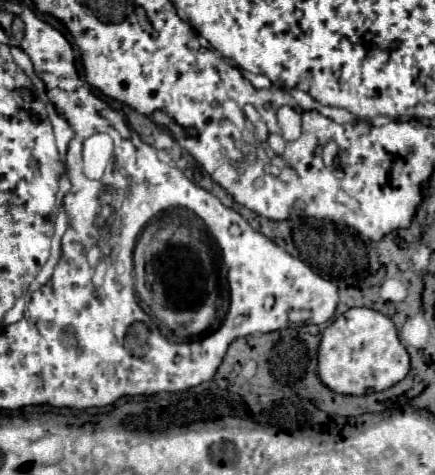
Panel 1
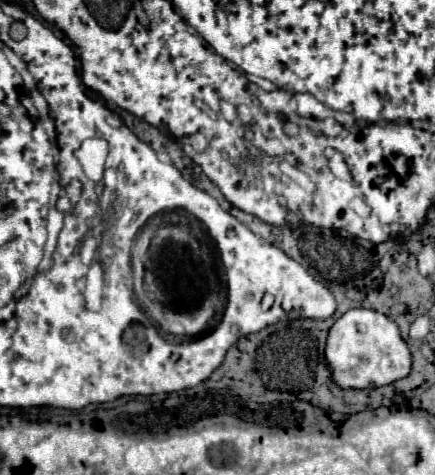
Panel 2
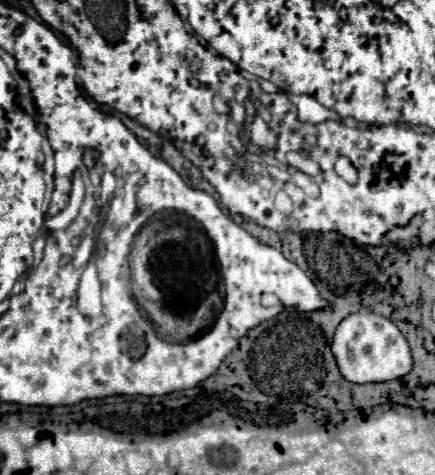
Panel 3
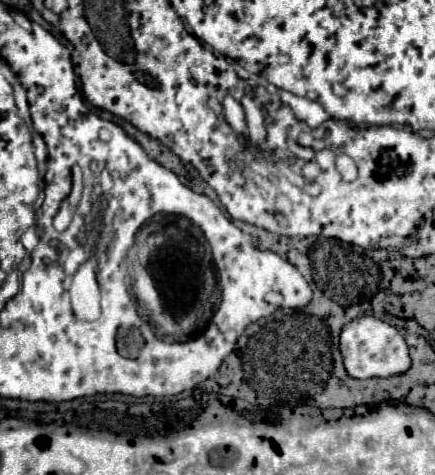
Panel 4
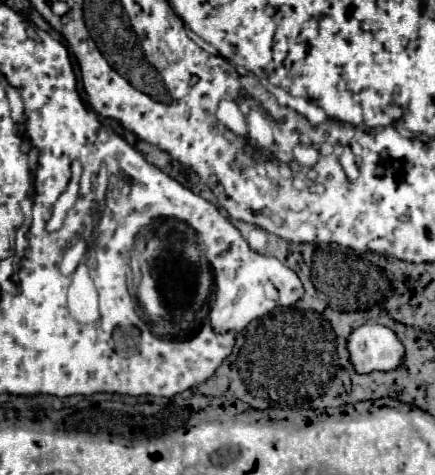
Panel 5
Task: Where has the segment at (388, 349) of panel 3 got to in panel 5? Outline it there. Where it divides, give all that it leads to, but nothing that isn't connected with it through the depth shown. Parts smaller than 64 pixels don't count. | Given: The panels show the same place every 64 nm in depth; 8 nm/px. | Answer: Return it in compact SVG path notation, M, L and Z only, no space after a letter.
M370 322L352 328L348 346L358 346L350 352L350 364L358 374L390 372L404 364L404 346L394 330Z

